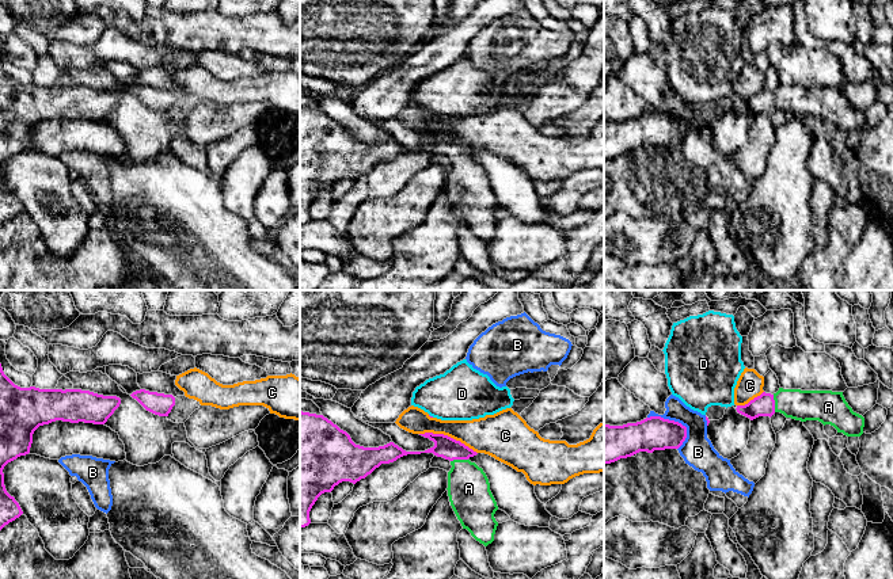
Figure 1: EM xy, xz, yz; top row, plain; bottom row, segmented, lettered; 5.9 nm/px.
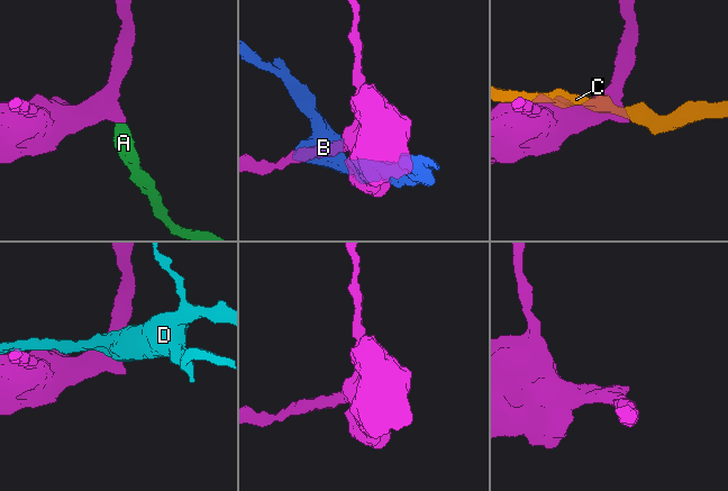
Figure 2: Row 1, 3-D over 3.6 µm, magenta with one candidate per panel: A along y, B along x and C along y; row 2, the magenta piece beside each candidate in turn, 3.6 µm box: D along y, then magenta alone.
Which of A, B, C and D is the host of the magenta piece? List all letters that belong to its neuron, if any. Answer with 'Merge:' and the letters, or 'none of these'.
Merge: A

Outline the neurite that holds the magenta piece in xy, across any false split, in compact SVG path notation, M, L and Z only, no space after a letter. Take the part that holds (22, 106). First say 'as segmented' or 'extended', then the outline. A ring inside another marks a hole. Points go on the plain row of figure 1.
as segmented; M0 60L0 226L23 210L19 199L5 186L3 165L8 159L30 149L34 127L56 117L104 121L119 100L121 95L117 92L81 85L20 84L4 71Z

